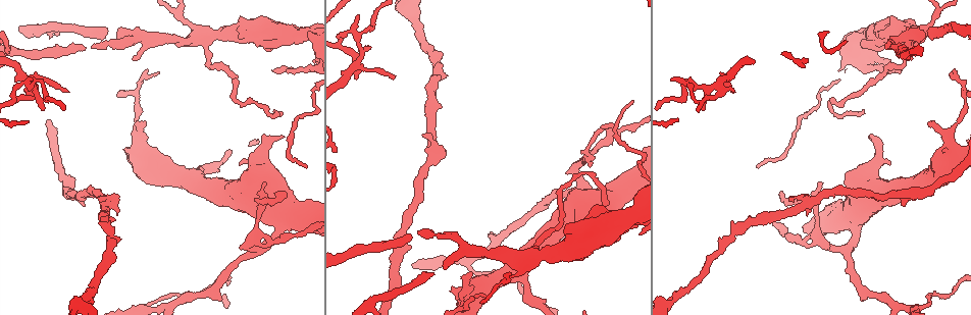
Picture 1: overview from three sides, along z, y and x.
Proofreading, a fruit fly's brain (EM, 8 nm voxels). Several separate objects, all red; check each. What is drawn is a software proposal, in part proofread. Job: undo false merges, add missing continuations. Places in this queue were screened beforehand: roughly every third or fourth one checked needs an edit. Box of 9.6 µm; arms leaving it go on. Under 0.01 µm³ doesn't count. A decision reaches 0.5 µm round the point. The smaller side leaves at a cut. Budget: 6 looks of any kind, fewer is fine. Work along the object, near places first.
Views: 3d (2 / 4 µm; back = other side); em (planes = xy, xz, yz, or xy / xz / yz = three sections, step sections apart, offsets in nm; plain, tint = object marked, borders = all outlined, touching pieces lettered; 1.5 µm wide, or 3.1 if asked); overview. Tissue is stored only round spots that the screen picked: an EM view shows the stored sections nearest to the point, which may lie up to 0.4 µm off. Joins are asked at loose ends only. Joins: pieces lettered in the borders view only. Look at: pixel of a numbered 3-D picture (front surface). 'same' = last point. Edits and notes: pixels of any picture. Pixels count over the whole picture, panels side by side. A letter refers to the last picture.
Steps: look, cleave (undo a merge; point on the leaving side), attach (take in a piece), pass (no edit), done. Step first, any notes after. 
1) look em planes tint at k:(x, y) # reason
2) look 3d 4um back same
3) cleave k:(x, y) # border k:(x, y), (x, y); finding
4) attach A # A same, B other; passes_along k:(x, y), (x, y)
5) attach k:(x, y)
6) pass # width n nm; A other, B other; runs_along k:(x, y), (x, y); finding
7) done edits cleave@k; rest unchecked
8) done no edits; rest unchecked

look em planes borders at 1:(863, 109) # an open end

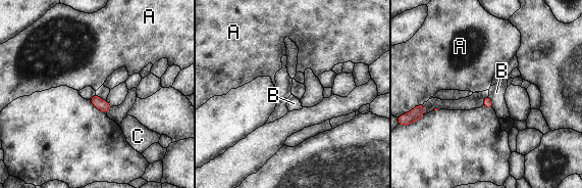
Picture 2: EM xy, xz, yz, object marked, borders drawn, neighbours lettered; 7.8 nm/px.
pass # A other, B other, C other; no lettered piece goes on from it

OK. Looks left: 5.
look 3d 2um at 1:(370, 47)

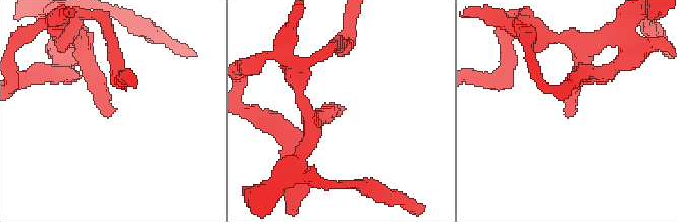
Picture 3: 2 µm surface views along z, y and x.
look em planes borders at 3:(108, 116) # now the EM

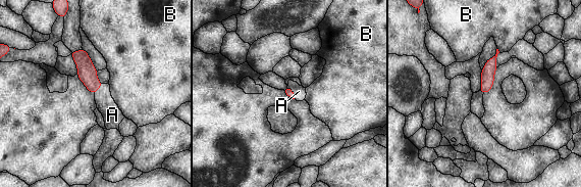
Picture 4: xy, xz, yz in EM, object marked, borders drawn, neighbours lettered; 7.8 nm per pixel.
attach A # A same, B other; passes_along 4:(287, 90), (293, 92), (299, 91); the neuron continues

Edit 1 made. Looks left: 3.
look em xz step 8 borders at 1:(144, 306) # side arm on a straight run

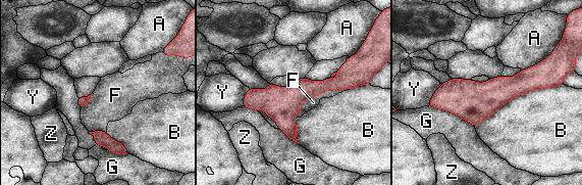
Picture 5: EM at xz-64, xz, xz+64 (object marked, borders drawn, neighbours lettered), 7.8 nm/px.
pass # A other, B other, F other, G other, Y other, Z other; border 5:(349, 88), (307, 98), (294, 118); all the same neuron

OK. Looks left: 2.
done edits attach@4; rest unchecked

